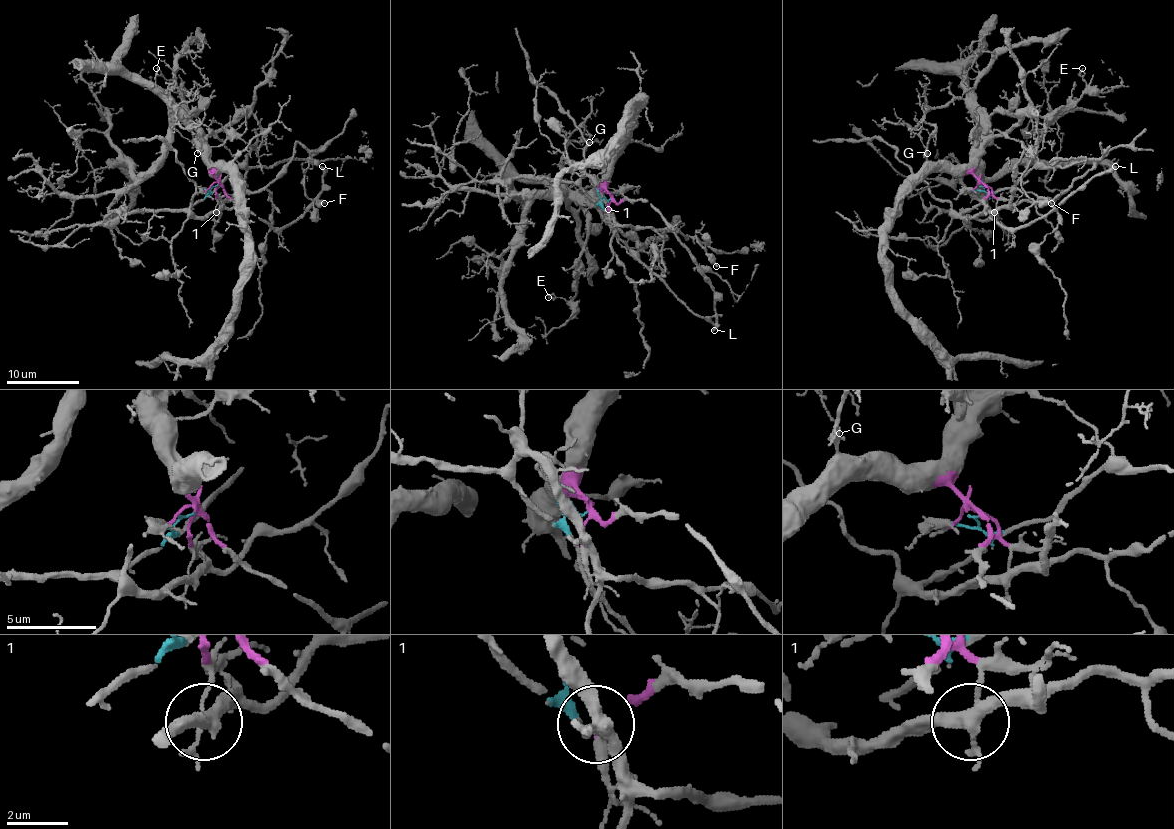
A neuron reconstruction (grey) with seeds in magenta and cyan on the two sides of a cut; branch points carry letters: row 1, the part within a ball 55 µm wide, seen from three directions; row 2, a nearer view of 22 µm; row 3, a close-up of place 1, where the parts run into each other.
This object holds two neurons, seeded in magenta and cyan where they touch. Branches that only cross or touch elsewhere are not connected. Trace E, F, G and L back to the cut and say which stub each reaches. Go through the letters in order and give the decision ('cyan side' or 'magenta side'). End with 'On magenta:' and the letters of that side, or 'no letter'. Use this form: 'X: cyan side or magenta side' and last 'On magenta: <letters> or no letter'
E: magenta side
F: cyan side
G: magenta side
L: magenta side
On magenta: E, G, L

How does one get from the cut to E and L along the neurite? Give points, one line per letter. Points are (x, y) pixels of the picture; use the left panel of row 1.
E: (218, 185), (210, 147), (188, 118), (192, 112), (196, 114), (188, 116), (176, 83), (156, 68)
L: (218, 185), (239, 207), (272, 228), (281, 228), (294, 221), (319, 196), (321, 167)

